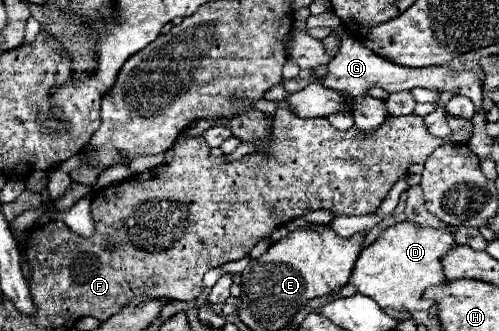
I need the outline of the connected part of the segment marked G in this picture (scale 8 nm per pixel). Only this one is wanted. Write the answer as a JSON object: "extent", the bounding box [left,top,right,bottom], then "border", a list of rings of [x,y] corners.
{"extent":[284,26,482,112],"border":[[[342,26],[338,30],[332,28],[313,28],[307,30],[308,33],[317,40],[323,40],[323,37],[335,35],[340,38],[338,56],[328,64],[328,72],[324,78],[318,78],[312,70],[300,70],[300,74],[292,80],[284,82],[284,88],[292,94],[298,92],[302,88],[306,88],[312,82],[318,82],[330,90],[338,90],[338,92],[346,92],[350,96],[364,96],[368,88],[372,86],[380,86],[382,90],[386,90],[388,94],[392,92],[402,92],[402,90],[410,90],[416,86],[428,88],[428,90],[436,90],[436,92],[458,92],[468,96],[474,104],[476,104],[476,112],[482,112],[482,88],[480,88],[480,76],[482,76],[482,68],[480,70],[470,70],[470,72],[460,72],[460,74],[448,74],[444,66],[432,66],[432,68],[424,68],[424,70],[412,70],[412,68],[404,68],[404,66],[396,66],[394,62],[388,62],[386,58],[380,58],[376,54],[372,54],[372,50],[364,48],[360,44],[358,38],[348,34]]]}

